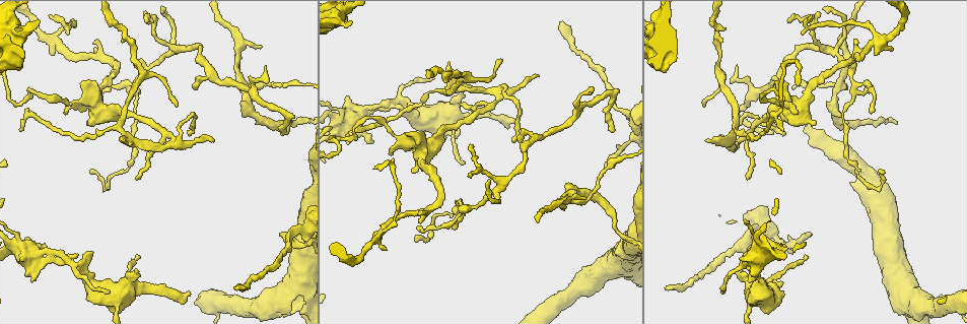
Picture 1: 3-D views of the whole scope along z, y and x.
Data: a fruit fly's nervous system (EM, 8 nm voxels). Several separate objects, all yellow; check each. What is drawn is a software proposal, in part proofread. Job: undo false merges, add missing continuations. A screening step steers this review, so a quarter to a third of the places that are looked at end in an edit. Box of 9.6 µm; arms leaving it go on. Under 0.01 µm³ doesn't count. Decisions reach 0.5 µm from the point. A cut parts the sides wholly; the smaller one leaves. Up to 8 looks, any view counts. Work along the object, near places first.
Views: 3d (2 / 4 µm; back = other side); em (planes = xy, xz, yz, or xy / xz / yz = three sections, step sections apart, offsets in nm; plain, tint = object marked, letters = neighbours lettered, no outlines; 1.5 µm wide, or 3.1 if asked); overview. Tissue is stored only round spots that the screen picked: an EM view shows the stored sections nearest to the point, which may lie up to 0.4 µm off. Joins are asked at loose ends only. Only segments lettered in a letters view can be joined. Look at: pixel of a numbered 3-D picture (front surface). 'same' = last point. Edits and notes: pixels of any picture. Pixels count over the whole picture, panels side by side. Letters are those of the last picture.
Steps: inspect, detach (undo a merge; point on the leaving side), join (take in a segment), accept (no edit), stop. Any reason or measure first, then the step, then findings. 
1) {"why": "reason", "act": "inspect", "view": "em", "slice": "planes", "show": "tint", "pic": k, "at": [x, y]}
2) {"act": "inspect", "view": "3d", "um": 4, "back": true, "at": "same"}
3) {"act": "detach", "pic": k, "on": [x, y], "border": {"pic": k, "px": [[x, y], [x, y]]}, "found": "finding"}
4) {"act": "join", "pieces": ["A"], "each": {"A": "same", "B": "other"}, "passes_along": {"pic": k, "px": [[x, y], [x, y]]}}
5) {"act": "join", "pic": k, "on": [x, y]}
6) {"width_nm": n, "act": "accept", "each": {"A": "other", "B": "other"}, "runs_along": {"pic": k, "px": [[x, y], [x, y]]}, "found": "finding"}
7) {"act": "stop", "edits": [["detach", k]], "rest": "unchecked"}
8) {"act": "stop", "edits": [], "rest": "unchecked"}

{"why": "an open end", "act": "inspect", "view": "3d", "um": 4, "pic": 1, "at": [707, 141]}

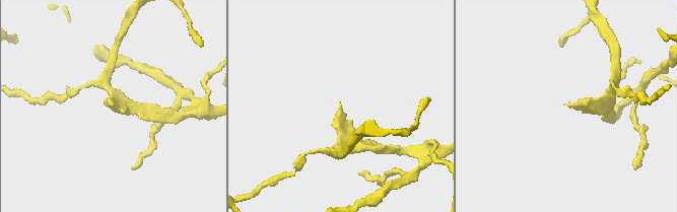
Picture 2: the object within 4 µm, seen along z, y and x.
{"act": "inspect", "view": "em", "slice": "xz", "step": 8, "show": "letters", "pic": 2, "at": [113, 105]}

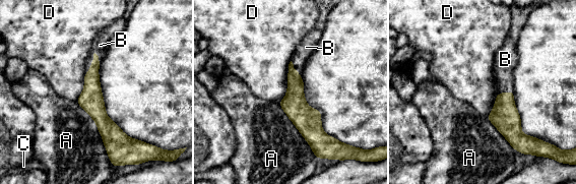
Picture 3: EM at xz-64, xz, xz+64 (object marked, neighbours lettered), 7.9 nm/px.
{"why": "another direction", "act": "inspect", "view": "em", "slice": "xy", "step": 8, "show": "letters", "at": "same"}

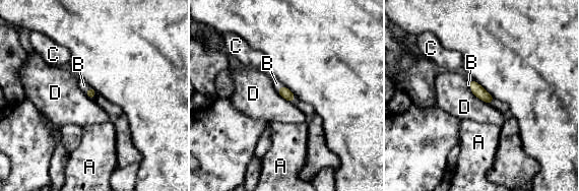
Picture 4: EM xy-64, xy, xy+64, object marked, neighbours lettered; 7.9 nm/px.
{"act": "join", "pieces": ["B"], "each": {"A": "other", "B": "same", "C": "other", "D": "other"}, "passes_along": {"pic": 4, "px": [[90, 92], [87, 89], [83, 85]]}, "found": "it goes on there"}

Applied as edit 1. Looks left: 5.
{"why": "redraw", "act": "inspect", "view": "overview"}

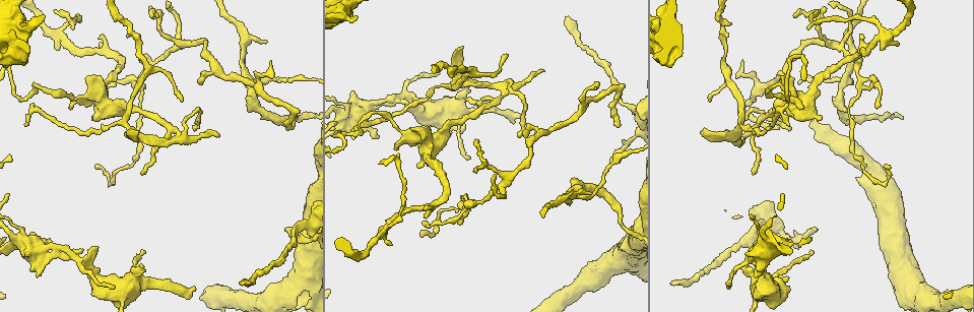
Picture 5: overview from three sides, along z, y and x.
{"why": "an open end", "act": "inspect", "view": "3d", "um": 2, "pic": 5, "at": [614, 124]}

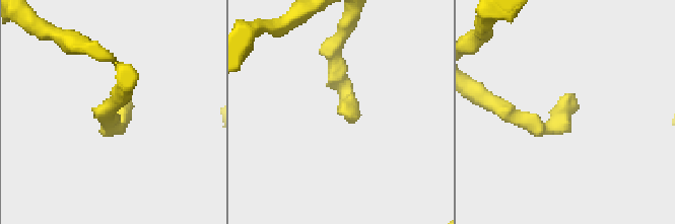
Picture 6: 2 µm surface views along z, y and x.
{"why": "now the EM", "act": "inspect", "view": "em", "slice": "planes", "show": "tint", "pic": 6, "at": [573, 93]}

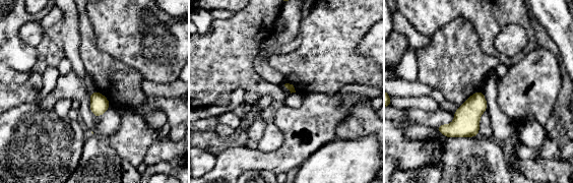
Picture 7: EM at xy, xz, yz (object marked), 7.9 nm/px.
{"act": "inspect", "view": "em", "slice": "planes", "show": "letters", "at": "same"}

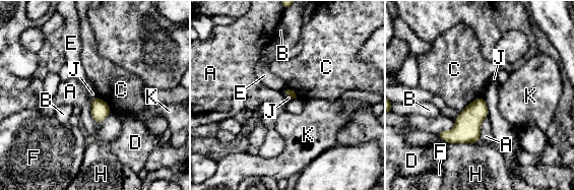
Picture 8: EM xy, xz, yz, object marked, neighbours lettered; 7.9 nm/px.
{"act": "accept", "each": {"A": "other", "B": "other", "C": "other", "D": "other", "E": "other", "F": "other", "H": "other", "J": "other", "K": "other"}, "border": {"pic": 8, "px": [[480, 96], [459, 113]]}, "found": "no lettered segment goes on from it"}

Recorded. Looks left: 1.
{"why": "thin end", "act": "inspect", "view": "em", "slice": "yz", "step": 4, "show": "letters", "pic": 5, "at": [241, 283]}

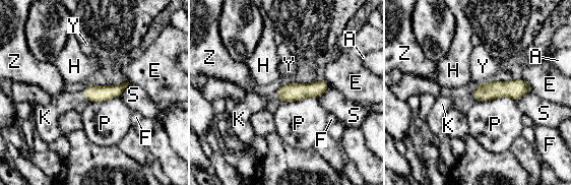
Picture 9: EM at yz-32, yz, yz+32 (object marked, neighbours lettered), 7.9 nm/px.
{"act": "join", "pieces": ["K"], "each": {"A": "other", "E": "other", "F": "other", "H": "other", "K": "same", "P": "other", "S": "other", "Y": "other", "Z": "other"}, "passes_along": {"pic": 9, "px": [[93, 94], [83, 95], [65, 102]]}, "found": "it goes on there"}

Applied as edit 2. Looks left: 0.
{"act": "stop", "edits": [["join", 4], ["join", 9]], "rest": "unchecked"}

